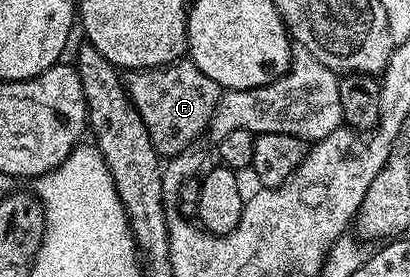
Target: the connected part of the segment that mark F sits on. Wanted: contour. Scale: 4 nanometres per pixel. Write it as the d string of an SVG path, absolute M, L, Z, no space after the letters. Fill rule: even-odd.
M188 57L165 67L147 67L141 71L128 71L126 86L133 105L138 109L138 117L142 117L146 125L146 133L150 133L152 148L161 157L171 157L179 151L189 150L193 146L192 139L198 138L200 131L201 135L207 132L208 125L212 122L212 114L222 94L222 88L210 77L206 77L206 73L202 73L202 69L198 69L198 65L194 65Z

